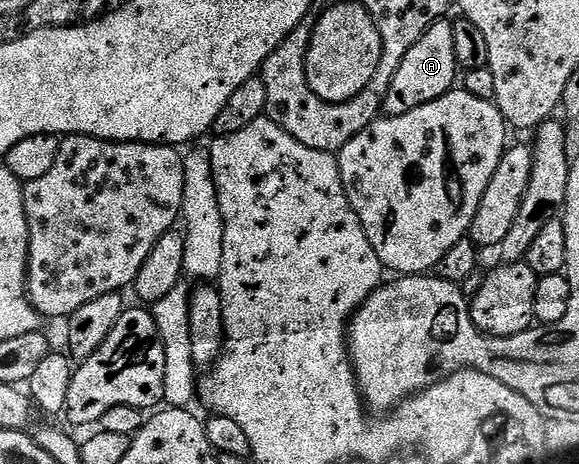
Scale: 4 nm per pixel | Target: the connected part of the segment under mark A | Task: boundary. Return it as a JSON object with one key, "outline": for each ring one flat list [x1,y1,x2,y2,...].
{"outline":[[437,19,425,31,422,39,418,39,418,43,414,43,414,47,406,51,402,63,398,63,398,71,394,71,394,79,384,96,383,116,406,115,406,111,414,111,414,107,422,107,442,95,451,93,457,81,458,66,454,55,452,21]]}

